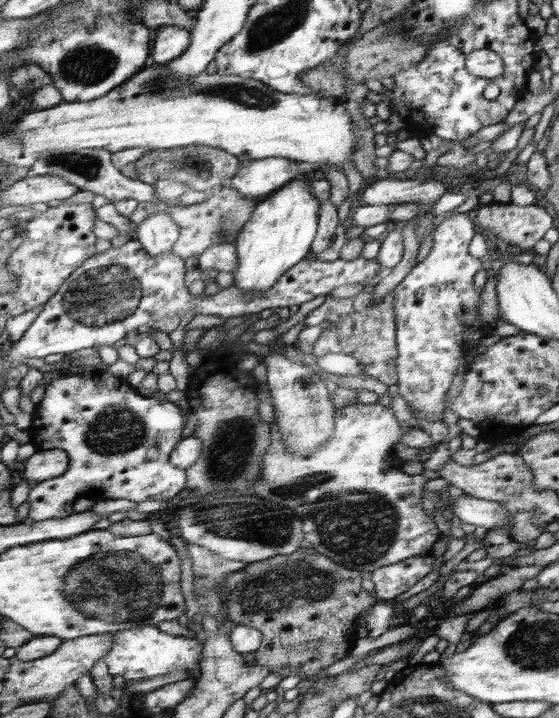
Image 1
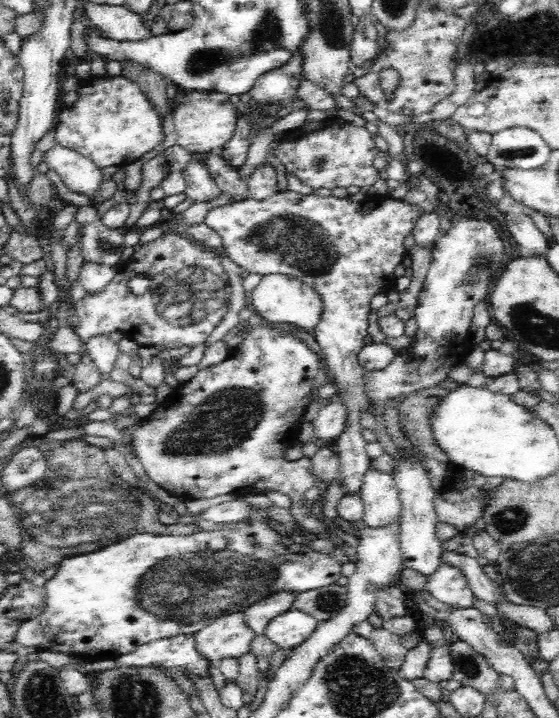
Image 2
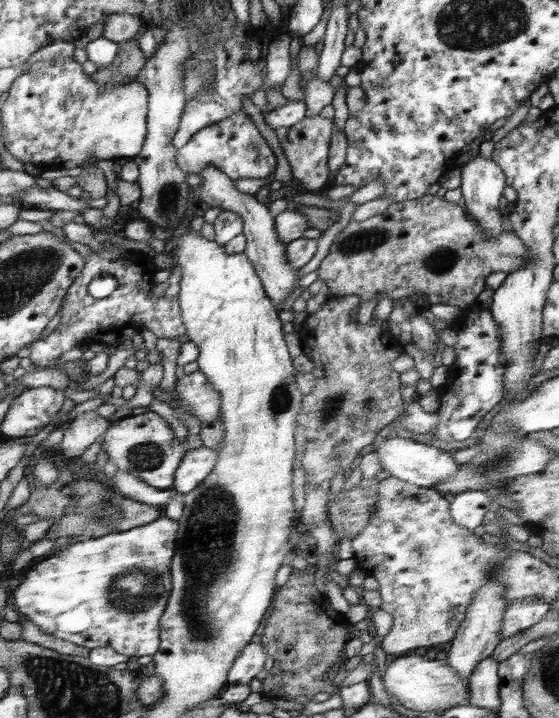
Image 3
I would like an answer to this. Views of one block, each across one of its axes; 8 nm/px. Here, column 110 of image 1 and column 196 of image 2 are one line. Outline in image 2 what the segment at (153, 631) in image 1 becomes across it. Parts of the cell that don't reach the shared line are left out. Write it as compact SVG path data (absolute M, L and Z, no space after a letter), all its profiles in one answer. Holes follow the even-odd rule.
M180 634L174 638L164 638L136 648L132 653L122 654L116 658L117 666L122 667L156 667L164 666L168 668L176 668L183 675L209 675L212 663L202 658L197 653L196 642L194 636L188 634Z

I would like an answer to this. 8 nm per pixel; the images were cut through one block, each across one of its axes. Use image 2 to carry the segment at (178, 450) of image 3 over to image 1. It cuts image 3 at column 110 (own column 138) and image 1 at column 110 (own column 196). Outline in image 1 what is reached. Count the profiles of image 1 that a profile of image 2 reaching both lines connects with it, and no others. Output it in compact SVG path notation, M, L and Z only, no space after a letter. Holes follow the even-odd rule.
M107 370L96 371L90 376L78 374L54 375L46 385L42 400L36 404L32 424L25 431L37 450L64 450L69 458L68 468L62 476L33 484L28 497L29 521L67 517L74 513L74 501L80 497L99 500L126 499L132 502L144 500L171 500L187 484L187 471L171 463L171 452L182 440L184 414L176 404L168 400L158 402L153 397L144 398L130 388L130 381L118 378Z

